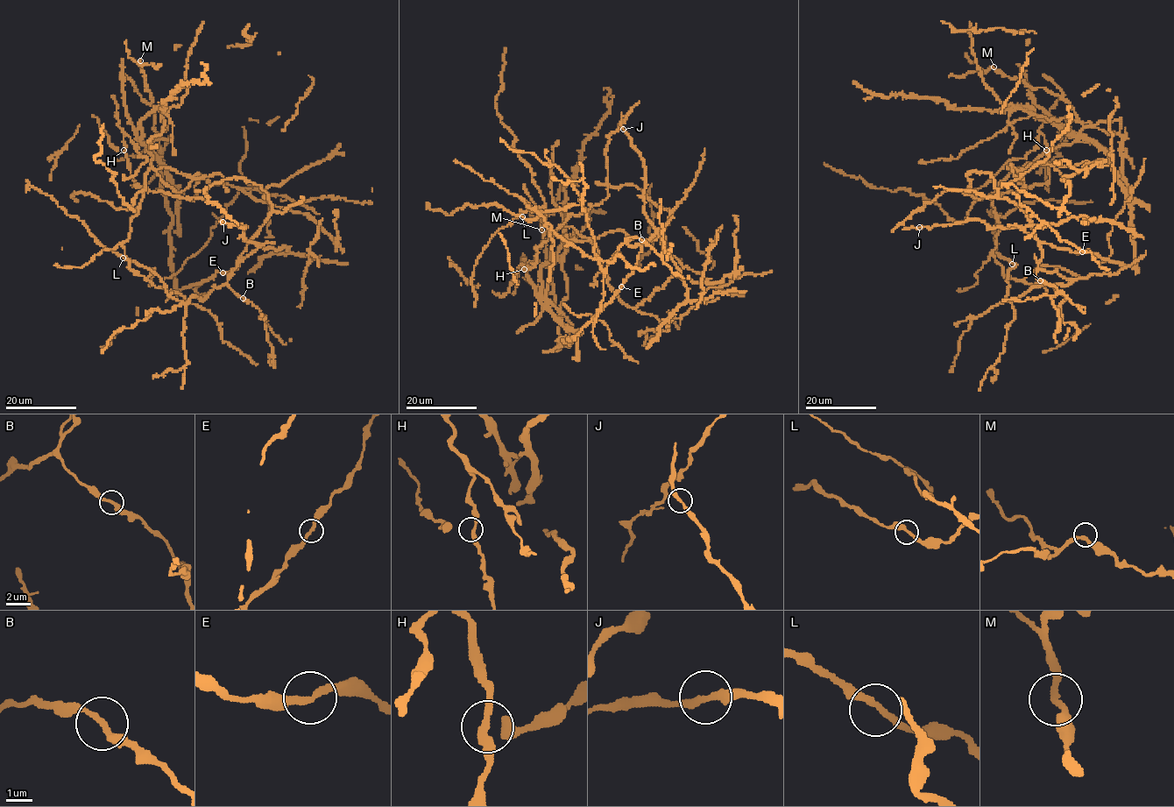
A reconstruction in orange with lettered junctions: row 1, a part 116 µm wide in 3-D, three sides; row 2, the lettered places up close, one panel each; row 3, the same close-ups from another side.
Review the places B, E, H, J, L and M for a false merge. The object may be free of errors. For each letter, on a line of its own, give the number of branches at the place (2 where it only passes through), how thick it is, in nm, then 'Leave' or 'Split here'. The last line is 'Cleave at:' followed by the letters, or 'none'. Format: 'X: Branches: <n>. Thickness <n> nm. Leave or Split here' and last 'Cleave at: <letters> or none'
B: Branches: 2. Thickness 240 nm. Leave
E: Branches: 2. Thickness 280 nm. Leave
H: Branches: 2. Thickness 300 nm. Leave
J: Branches: 2. Thickness 280 nm. Leave
L: Branches: 2. Thickness 240 nm. Leave
M: Branches: 2. Thickness 240 nm. Leave
Cleave at: none

